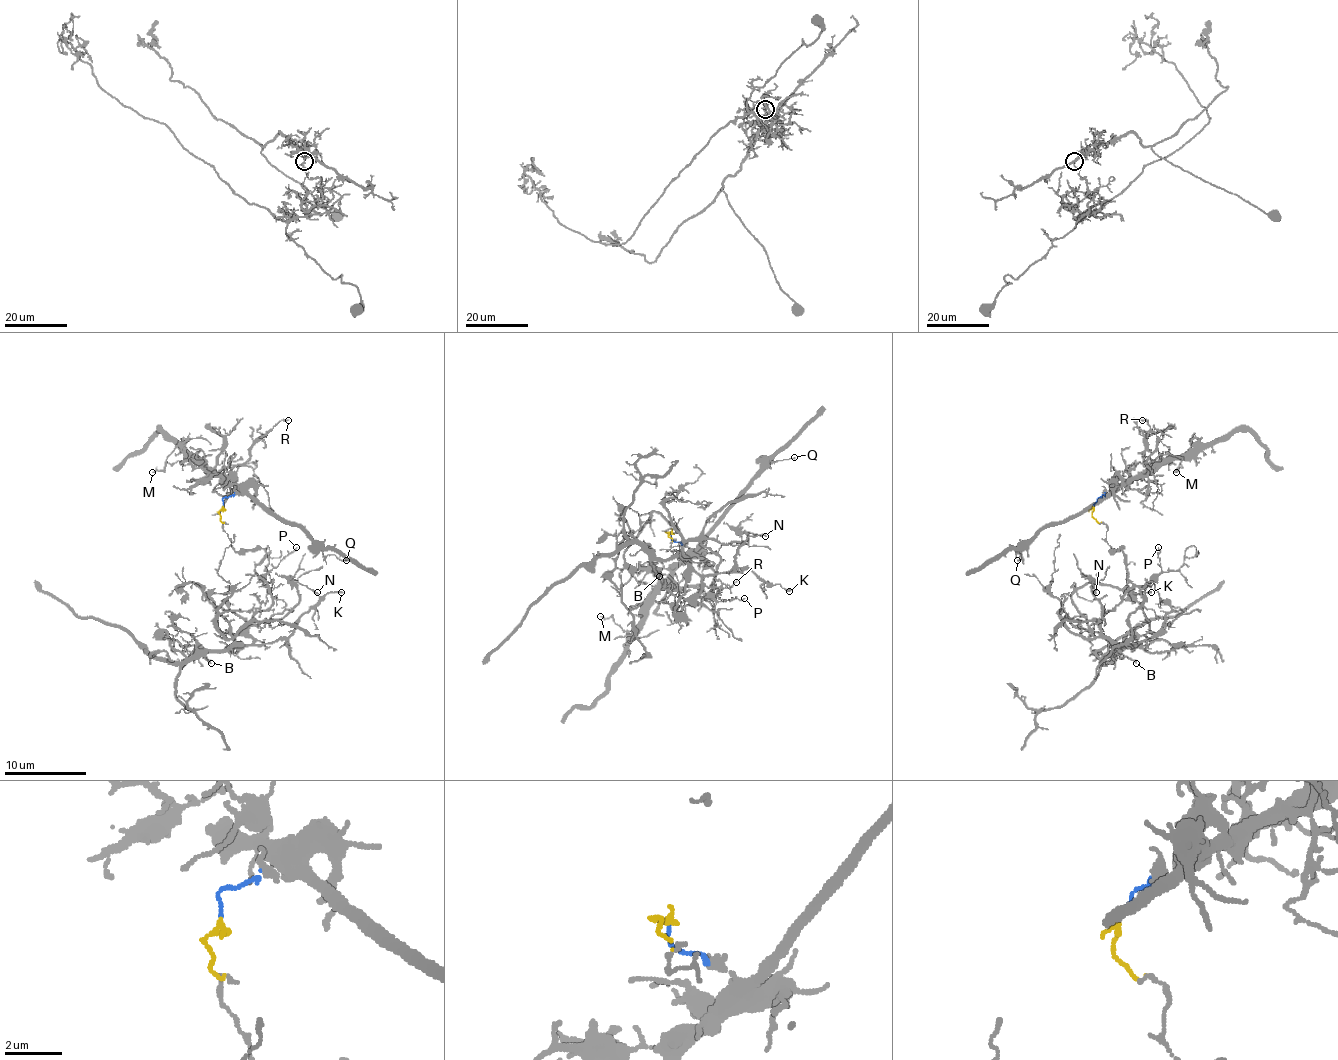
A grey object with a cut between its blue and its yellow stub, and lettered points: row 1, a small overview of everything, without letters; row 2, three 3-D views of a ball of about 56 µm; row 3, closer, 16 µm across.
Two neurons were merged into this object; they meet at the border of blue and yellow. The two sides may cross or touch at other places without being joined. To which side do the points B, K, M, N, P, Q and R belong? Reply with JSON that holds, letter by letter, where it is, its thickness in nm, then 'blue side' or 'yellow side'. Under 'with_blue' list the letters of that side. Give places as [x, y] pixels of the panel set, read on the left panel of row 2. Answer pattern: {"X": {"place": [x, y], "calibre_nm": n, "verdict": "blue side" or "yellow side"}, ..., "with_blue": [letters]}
{"B": {"place": [211, 663], "calibre_nm": 190, "verdict": "yellow side"}, "K": {"place": [341, 592], "calibre_nm": 160, "verdict": "yellow side"}, "M": {"place": [152, 472], "calibre_nm": 110, "verdict": "blue side"}, "N": {"place": [317, 592], "calibre_nm": 140, "verdict": "yellow side"}, "P": {"place": [296, 547], "calibre_nm": 100, "verdict": "yellow side"}, "Q": {"place": [346, 560], "calibre_nm": 100, "verdict": "blue side"}, "R": {"place": [288, 420], "calibre_nm": 110, "verdict": "blue side"}, "with_blue": ["M", "Q", "R"]}

